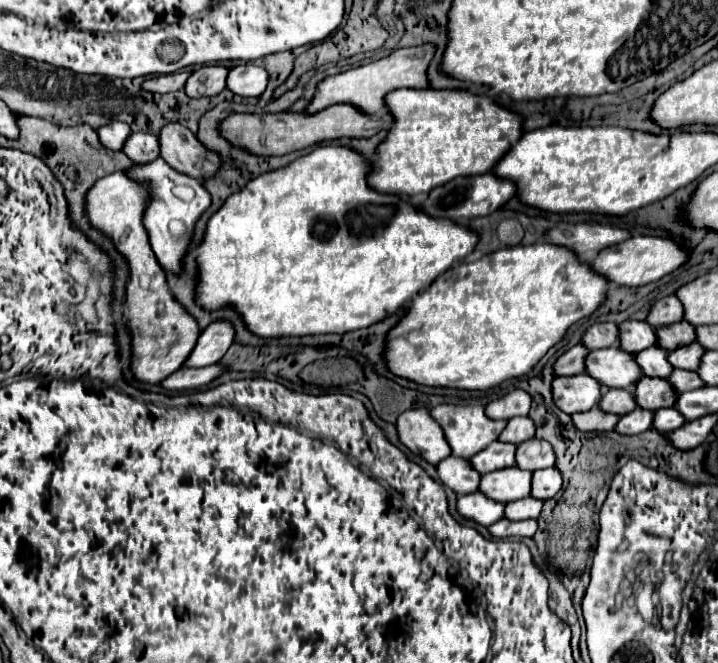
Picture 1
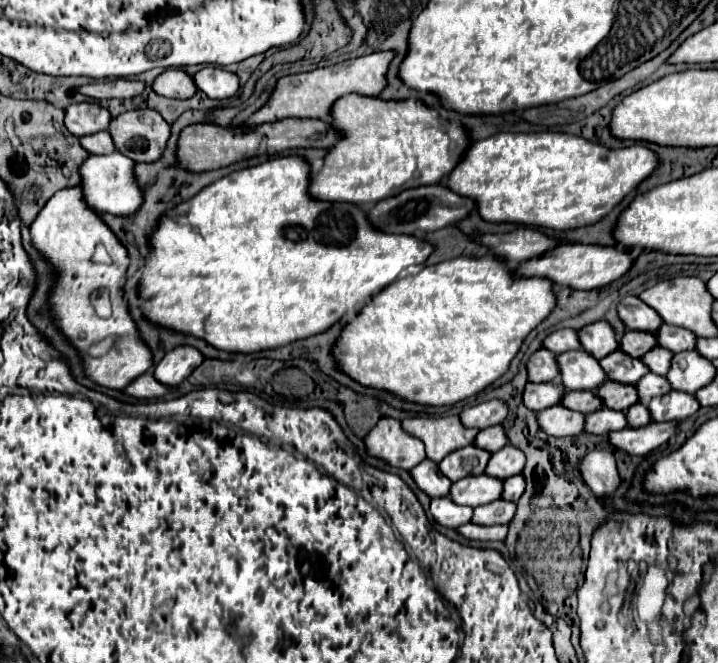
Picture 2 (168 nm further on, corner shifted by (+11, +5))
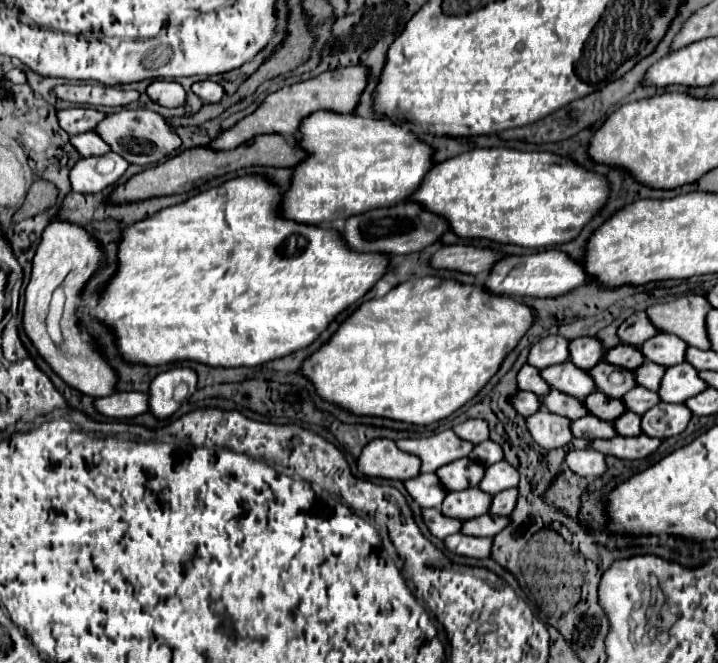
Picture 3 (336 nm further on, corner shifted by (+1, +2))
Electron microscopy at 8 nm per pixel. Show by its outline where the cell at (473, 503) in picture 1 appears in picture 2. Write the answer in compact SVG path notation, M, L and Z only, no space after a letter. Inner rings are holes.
M440 497L440 499L430 501L430 515L434 517L434 521L438 525L448 527L448 529L456 529L464 523L470 523L472 509L470 507L458 507L450 499Z

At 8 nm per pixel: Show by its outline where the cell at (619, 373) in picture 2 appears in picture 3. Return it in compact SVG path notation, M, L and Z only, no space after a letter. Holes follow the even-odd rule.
M604 360L590 370L590 376L594 378L596 388L612 398L622 398L626 392L630 392L636 386L632 370L610 366L610 362Z

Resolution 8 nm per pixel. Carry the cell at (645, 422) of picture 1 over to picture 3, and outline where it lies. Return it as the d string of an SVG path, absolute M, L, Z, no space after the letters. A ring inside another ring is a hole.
M592 414L580 420L574 420L572 432L574 432L574 438L588 438L588 440L618 436L618 432L614 430L614 422L602 422L602 418L594 418Z

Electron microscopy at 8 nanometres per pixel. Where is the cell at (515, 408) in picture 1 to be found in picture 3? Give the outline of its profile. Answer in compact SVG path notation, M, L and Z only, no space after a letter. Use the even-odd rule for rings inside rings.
M476 418L476 420L466 420L458 426L452 428L456 432L456 436L460 436L462 440L470 440L474 444L480 444L484 440L490 438L490 428L488 428L488 422L482 420L482 418Z

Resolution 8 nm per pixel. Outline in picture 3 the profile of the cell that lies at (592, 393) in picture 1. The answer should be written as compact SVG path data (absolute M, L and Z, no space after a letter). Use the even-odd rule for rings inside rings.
M520 390L510 402L514 404L514 408L516 408L522 416L536 414L536 412L542 408L542 400L540 400L540 396L530 394L530 392L524 392L524 390Z

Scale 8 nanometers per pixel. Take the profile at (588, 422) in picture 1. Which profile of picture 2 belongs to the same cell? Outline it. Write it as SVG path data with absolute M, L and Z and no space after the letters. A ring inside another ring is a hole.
M552 405L536 413L538 427L552 437L572 437L584 431L584 415L576 411L568 411L566 407Z

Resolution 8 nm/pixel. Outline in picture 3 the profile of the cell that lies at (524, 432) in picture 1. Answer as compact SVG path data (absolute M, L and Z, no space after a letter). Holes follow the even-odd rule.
M486 440L486 442L480 442L478 446L474 446L470 458L482 462L484 466L490 466L490 464L496 464L498 460L502 460L504 454L502 454L502 446L498 446L498 442Z

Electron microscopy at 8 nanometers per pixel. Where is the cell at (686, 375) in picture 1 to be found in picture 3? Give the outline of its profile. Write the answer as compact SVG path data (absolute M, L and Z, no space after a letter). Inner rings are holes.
M634 386L634 390L630 390L622 400L624 400L626 408L636 414L644 414L646 410L650 410L652 406L656 406L660 402L658 392L646 390L644 386Z

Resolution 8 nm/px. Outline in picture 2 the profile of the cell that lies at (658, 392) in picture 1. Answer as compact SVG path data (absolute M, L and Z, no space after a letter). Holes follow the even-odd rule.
M604 381L604 385L598 387L596 395L604 403L604 407L614 409L614 411L626 411L628 407L638 403L634 385L618 385L612 381Z

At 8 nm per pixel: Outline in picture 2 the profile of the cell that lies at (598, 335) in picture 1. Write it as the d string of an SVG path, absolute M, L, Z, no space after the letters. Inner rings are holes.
M560 329L560 331L550 333L542 341L542 347L552 351L554 355L560 355L560 353L566 353L566 351L572 351L572 349L580 349L580 341L576 339L574 329Z

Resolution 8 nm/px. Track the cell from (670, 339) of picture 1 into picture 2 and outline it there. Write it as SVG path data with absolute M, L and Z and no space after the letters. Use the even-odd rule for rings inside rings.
M628 331L622 341L620 341L620 351L634 357L634 359L640 359L644 353L650 351L650 347L656 345L656 337L654 333L644 333L644 331Z

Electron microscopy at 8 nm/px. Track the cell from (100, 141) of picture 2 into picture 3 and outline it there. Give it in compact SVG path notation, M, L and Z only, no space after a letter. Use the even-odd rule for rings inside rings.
M94 132L72 136L70 142L82 156L102 156L110 152L110 146L106 146L106 142L102 142L102 138L98 138L98 134Z

